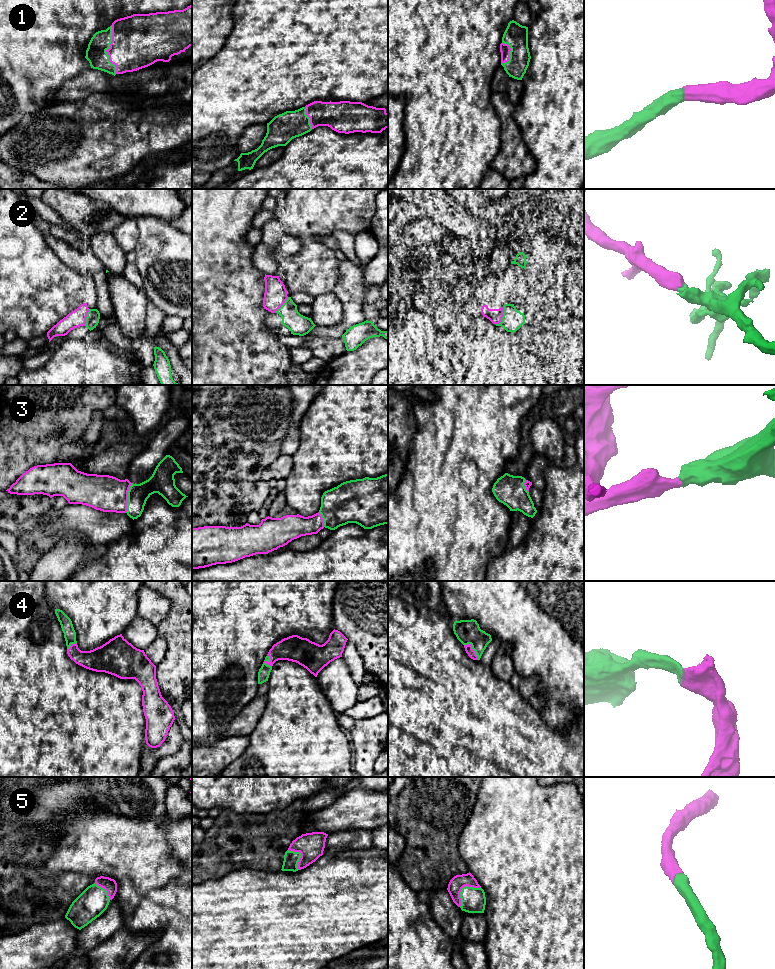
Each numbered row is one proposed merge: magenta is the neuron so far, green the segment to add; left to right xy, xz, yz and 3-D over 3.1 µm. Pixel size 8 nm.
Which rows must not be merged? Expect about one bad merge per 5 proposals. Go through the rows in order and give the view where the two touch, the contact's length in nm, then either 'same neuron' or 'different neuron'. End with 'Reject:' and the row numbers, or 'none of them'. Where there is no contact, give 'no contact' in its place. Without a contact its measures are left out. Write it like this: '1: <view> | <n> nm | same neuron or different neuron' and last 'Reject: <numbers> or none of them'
1: xy | 400 nm | same neuron
2: yz | 170 nm | same neuron
3: xy | 240 nm | same neuron
4: yz | 170 nm | same neuron
5: yz | 240 nm | same neuron
Reject: none of them

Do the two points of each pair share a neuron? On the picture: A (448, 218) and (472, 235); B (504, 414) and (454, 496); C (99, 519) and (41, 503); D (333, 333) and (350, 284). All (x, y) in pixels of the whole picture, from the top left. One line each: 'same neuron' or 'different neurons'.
A: same neuron
B: same neuron
C: different neurons
D: same neuron

